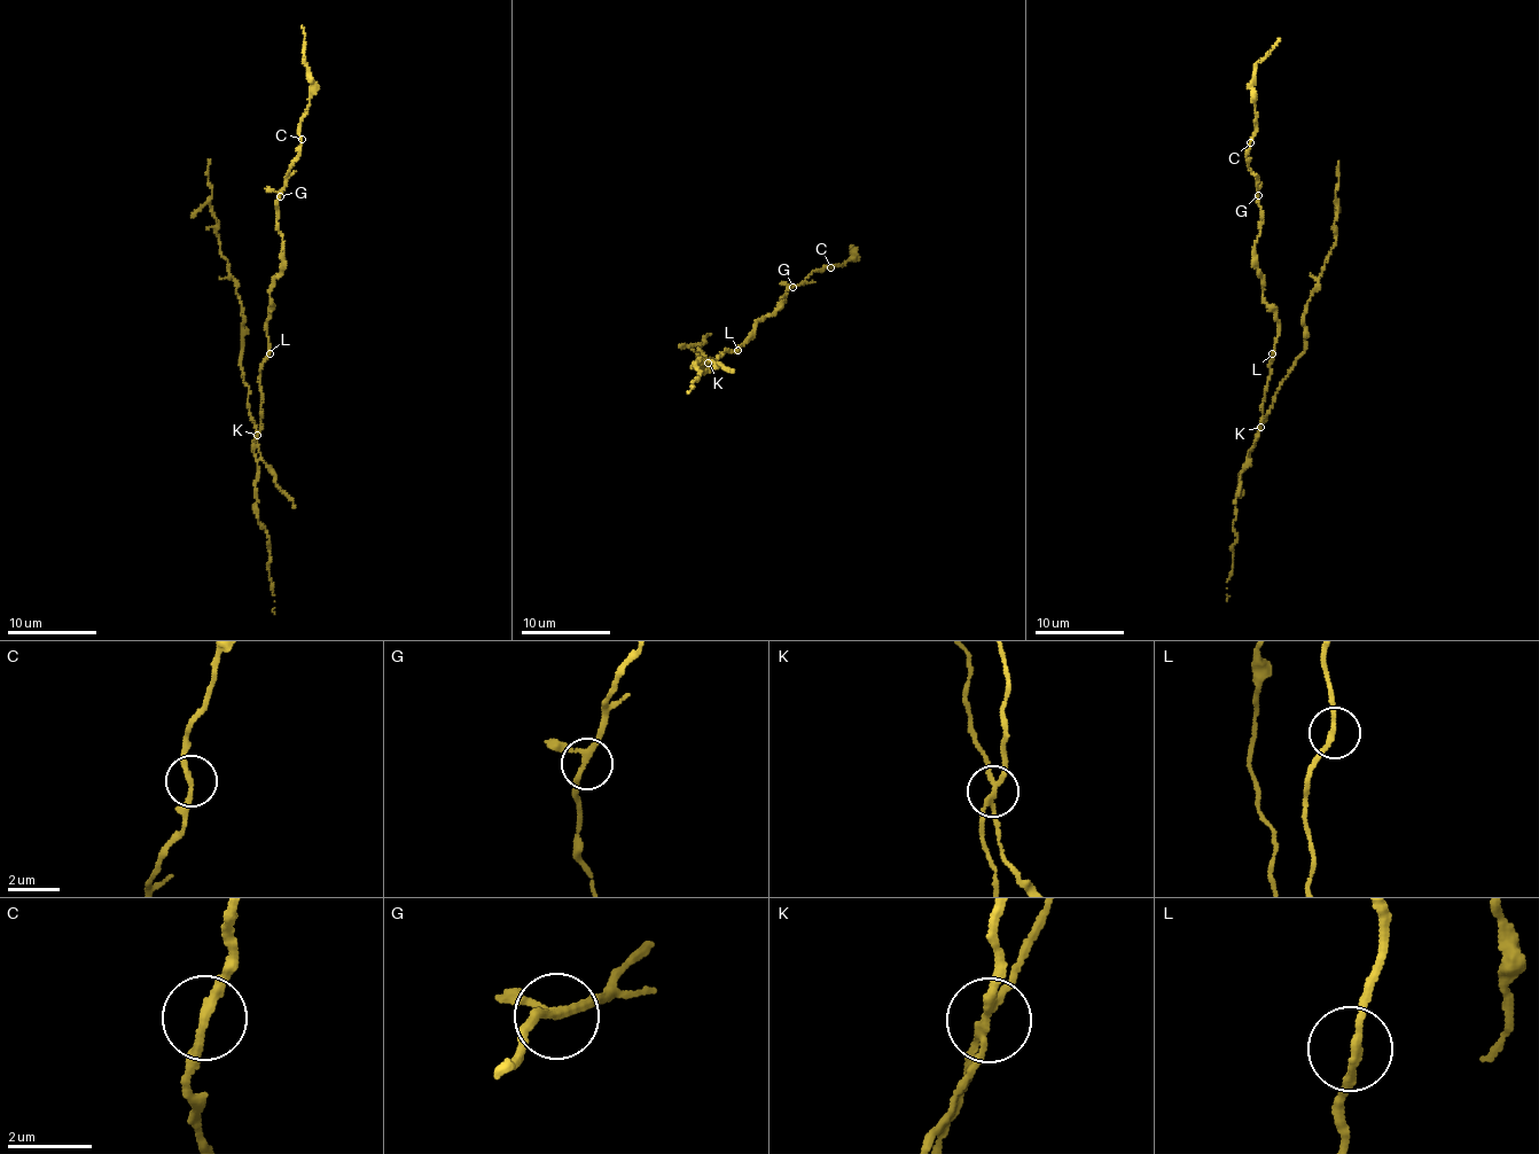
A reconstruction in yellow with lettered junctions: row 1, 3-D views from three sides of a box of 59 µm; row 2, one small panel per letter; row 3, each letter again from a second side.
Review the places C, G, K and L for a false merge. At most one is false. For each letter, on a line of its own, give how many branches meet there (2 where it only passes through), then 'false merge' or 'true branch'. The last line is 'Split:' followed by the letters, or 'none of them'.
C: 2 branches meet; true branch
G: 3 branches meet; true branch
K: 4 branches meet; false merge
L: 2 branches meet; true branch
Split: K

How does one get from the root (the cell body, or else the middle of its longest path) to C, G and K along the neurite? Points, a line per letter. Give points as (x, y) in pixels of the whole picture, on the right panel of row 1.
C: (1274, 352), (1278, 320), (1274, 308), (1263, 296), (1255, 262), (1260, 207), (1256, 176), (1247, 158), (1250, 142)
G: (1274, 352), (1278, 320), (1274, 308), (1263, 296), (1262, 278), (1255, 262), (1260, 219), (1258, 195)
K: (1274, 352), (1262, 428)

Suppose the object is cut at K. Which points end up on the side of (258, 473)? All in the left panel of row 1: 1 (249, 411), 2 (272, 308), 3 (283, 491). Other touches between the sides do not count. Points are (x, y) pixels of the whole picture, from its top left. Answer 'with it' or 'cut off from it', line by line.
1: cut off from it
2: with it
3: cut off from it

